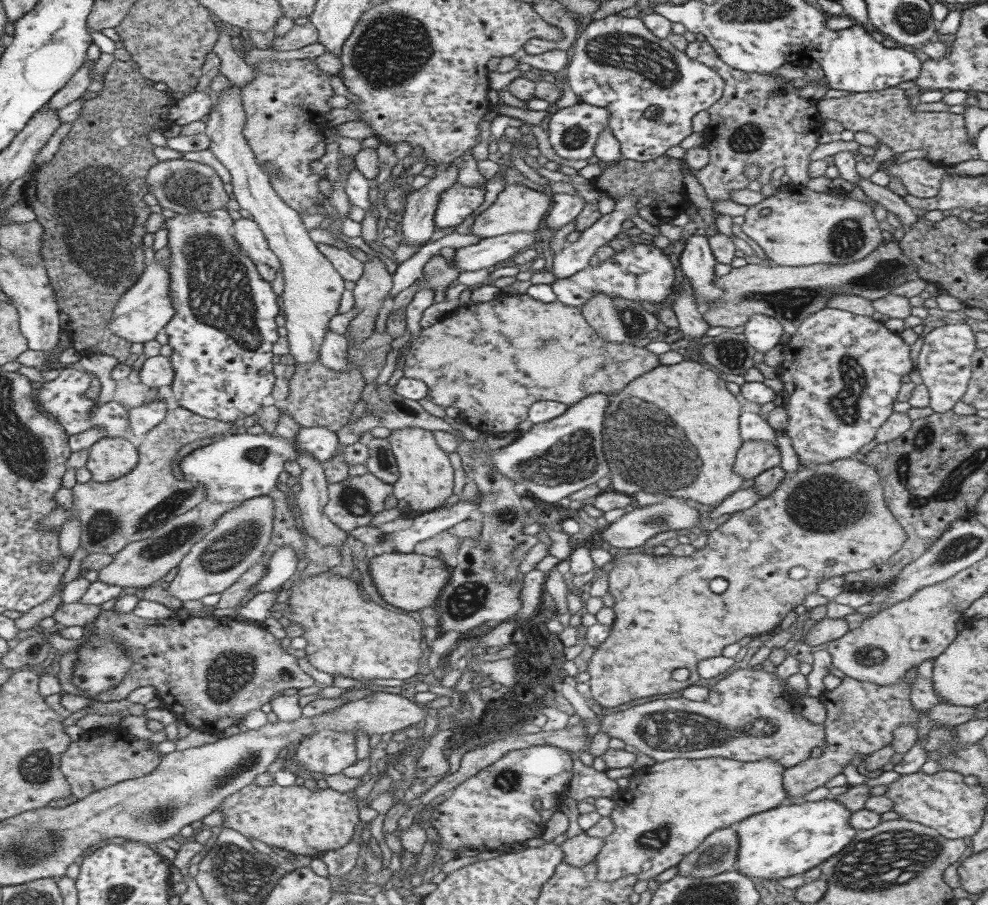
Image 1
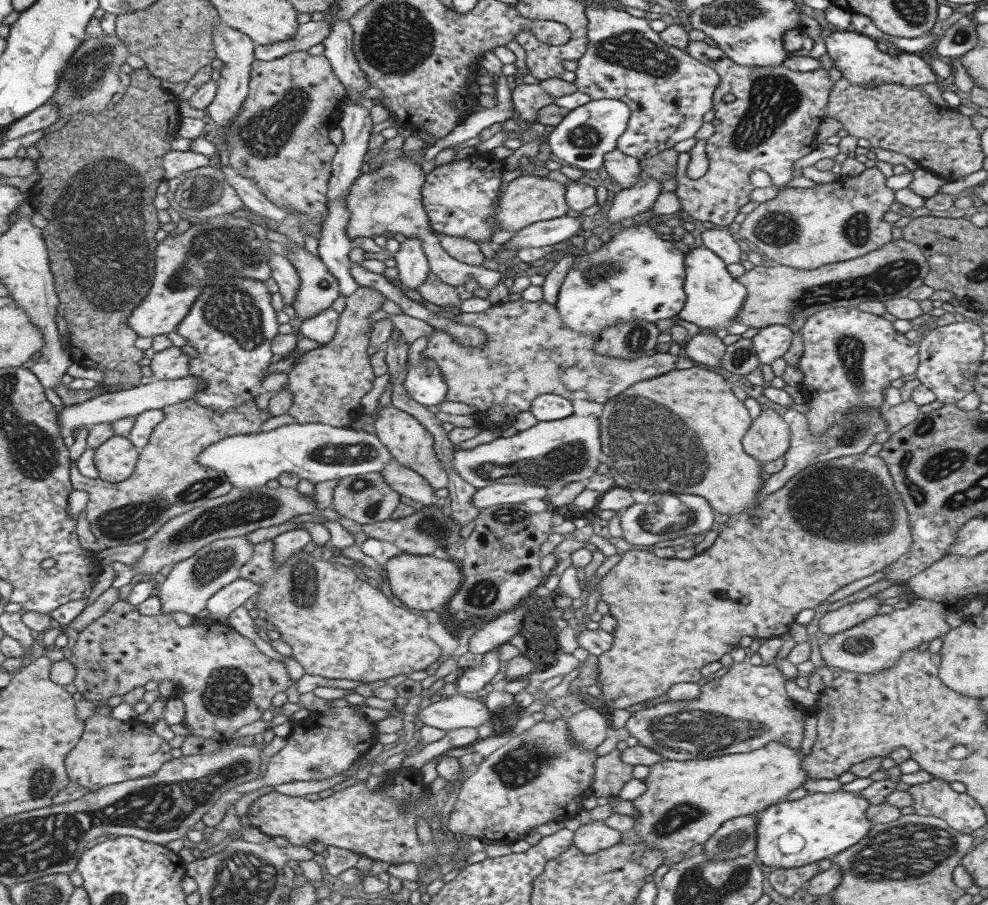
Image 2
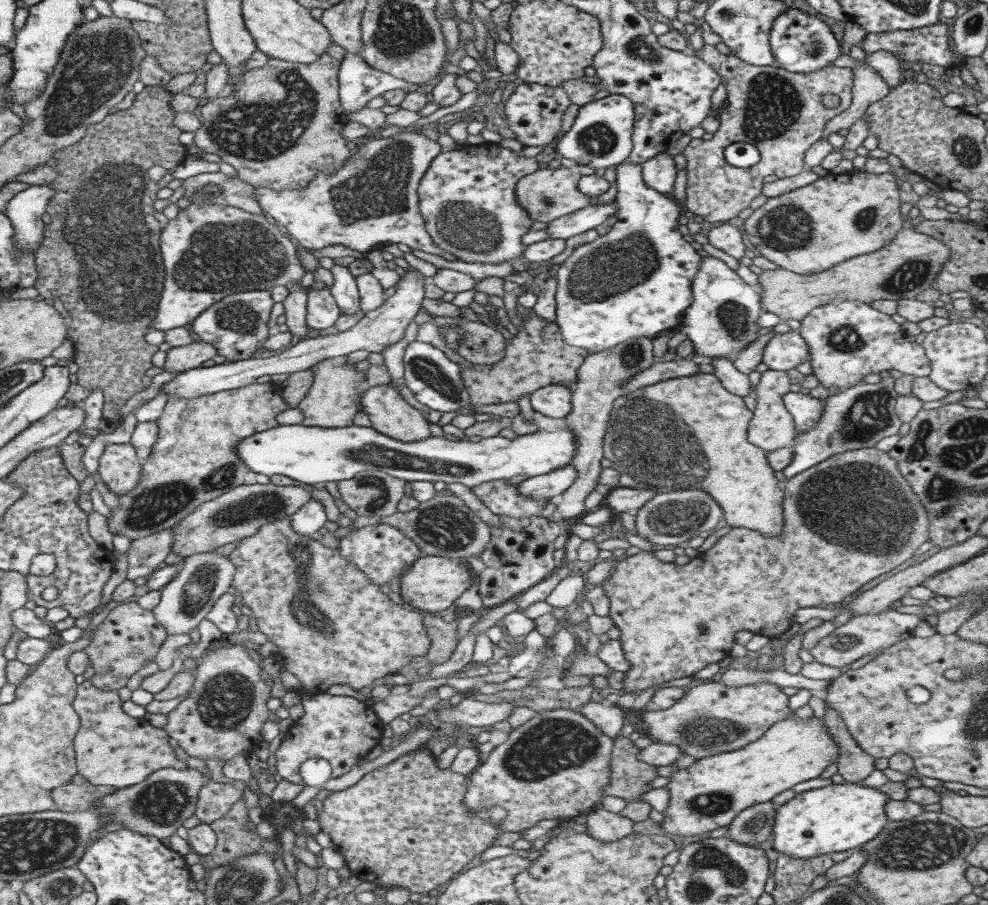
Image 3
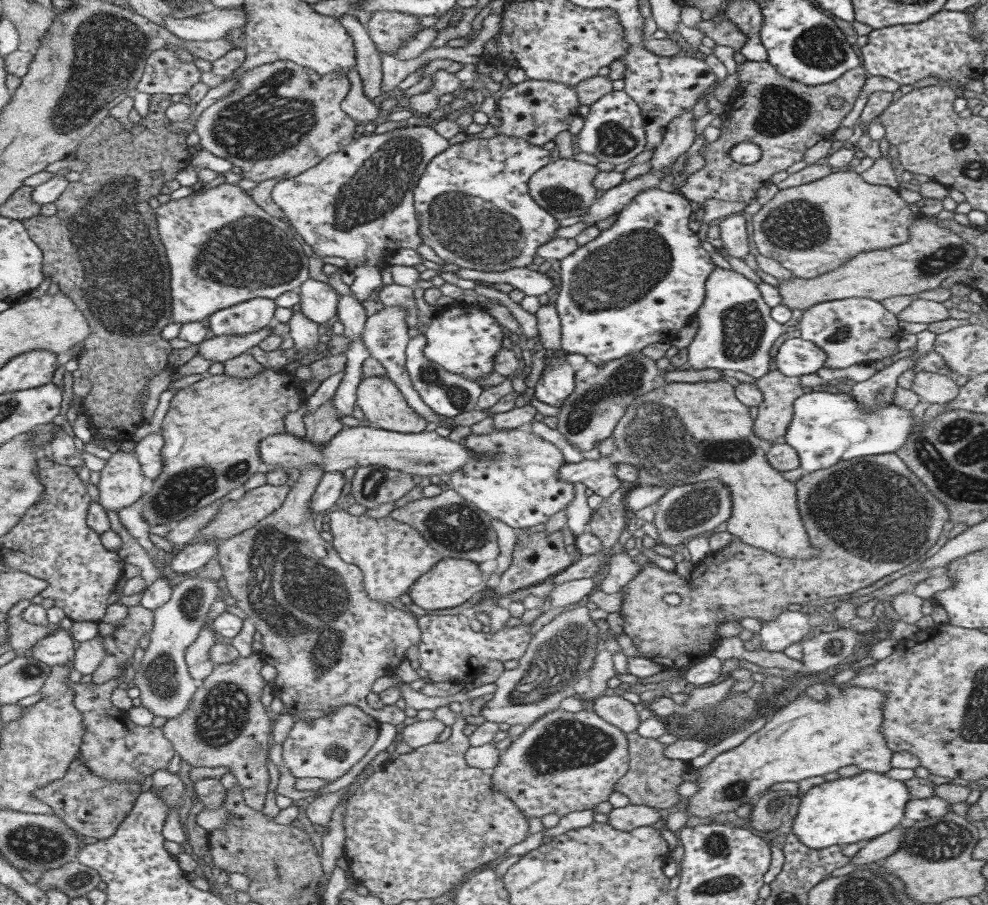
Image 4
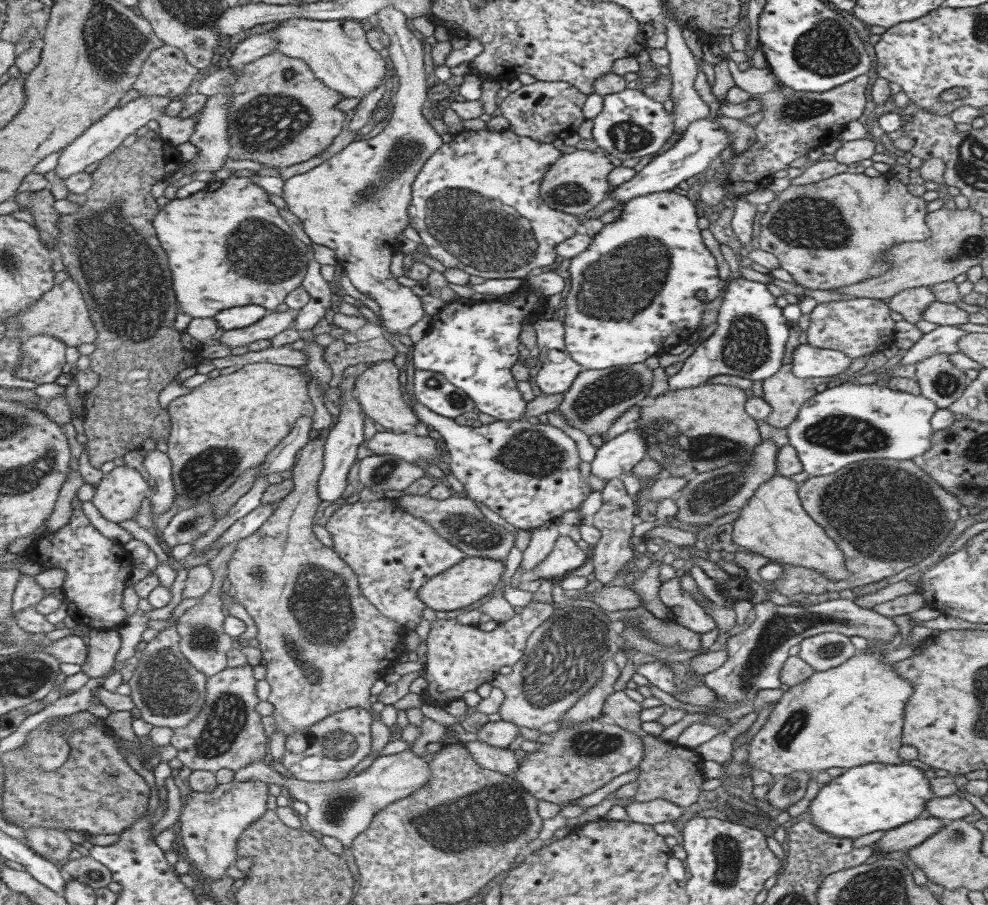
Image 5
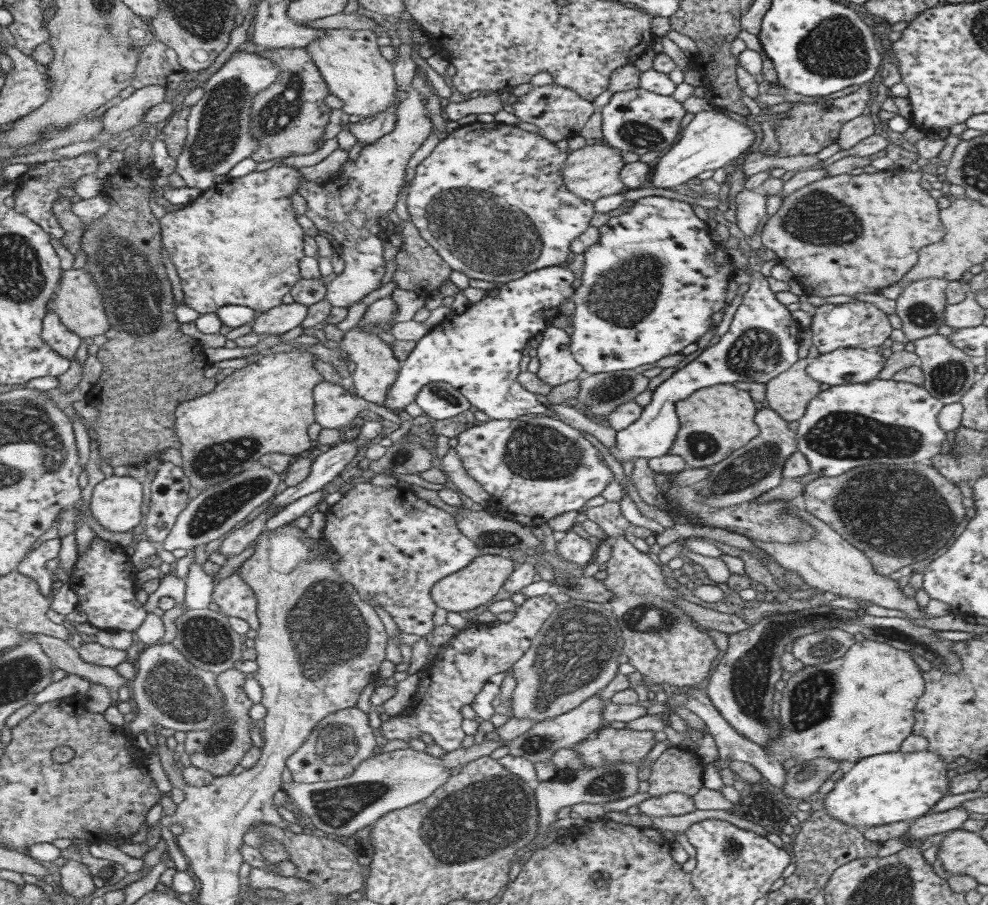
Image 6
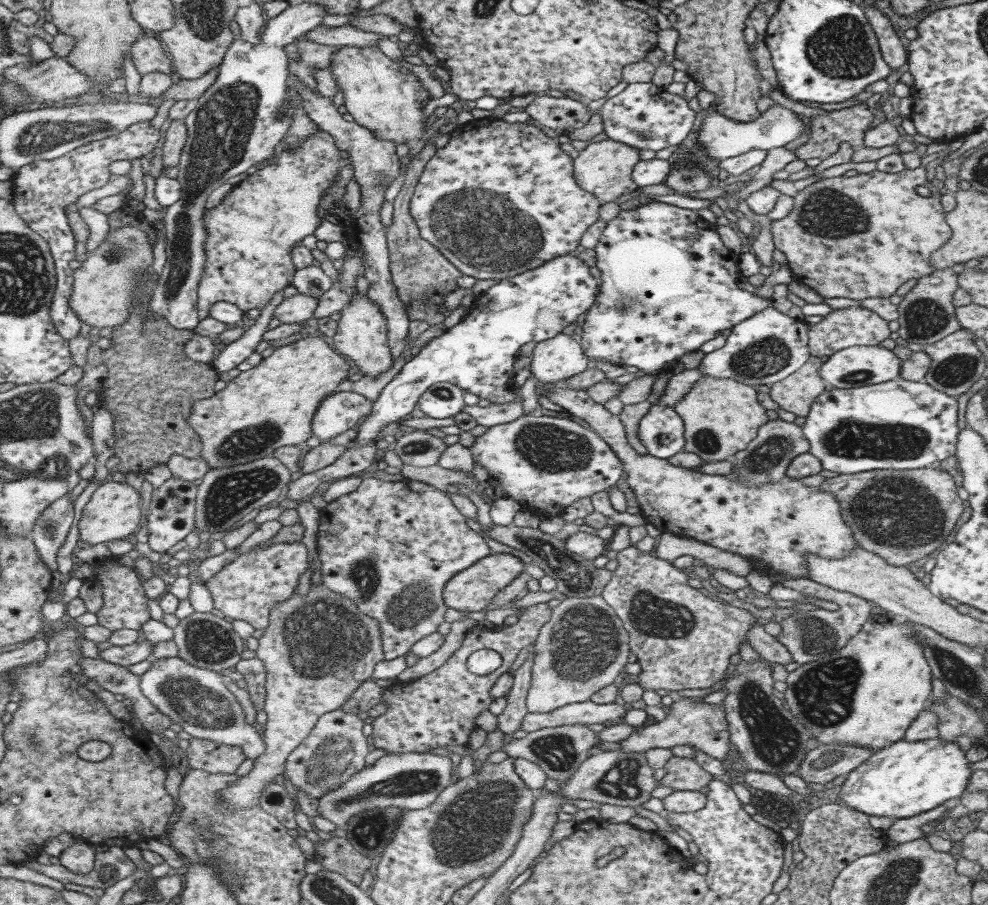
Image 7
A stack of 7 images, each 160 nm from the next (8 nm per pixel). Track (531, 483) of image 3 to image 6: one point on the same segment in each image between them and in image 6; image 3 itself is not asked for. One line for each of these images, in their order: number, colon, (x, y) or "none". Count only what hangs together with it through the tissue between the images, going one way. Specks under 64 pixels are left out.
4: (598, 476)
5: (614, 458)
6: (761, 341)

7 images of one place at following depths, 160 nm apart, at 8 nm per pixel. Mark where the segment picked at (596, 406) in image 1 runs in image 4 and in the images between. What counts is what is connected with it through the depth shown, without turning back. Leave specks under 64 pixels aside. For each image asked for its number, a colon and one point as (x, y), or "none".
2: (552, 453)
3: (307, 454)
4: (426, 454)

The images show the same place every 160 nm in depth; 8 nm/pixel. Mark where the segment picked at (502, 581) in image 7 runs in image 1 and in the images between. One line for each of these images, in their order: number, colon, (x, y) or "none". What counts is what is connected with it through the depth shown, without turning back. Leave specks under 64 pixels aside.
1: (410, 582)
2: (422, 582)
3: (432, 583)
4: (450, 582)
5: (472, 578)
6: (473, 585)

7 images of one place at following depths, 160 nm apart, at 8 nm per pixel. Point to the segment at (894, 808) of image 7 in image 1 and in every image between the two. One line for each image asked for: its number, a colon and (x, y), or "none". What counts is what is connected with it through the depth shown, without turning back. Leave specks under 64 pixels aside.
1: (789, 839)
2: (789, 834)
3: (839, 817)
4: (846, 810)
5: (874, 796)
6: (891, 787)

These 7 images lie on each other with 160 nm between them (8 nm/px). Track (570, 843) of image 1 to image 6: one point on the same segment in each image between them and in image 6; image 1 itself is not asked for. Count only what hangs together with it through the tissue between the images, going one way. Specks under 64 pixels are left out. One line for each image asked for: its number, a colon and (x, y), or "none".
2: (589, 838)
3: (600, 824)
4: (626, 818)
5: (659, 810)
6: (672, 804)

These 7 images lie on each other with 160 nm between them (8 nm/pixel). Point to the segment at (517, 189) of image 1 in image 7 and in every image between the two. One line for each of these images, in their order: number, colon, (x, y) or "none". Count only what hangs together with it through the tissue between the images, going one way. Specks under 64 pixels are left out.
2: (527, 199)
3: (546, 194)
4: (563, 188)
5: (576, 182)
6: (591, 172)
7: (603, 168)

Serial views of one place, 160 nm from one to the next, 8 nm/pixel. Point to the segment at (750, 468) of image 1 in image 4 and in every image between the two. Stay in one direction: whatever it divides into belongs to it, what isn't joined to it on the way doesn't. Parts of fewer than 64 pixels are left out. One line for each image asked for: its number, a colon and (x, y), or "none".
2: (767, 438)
3: (771, 427)
4: (774, 413)

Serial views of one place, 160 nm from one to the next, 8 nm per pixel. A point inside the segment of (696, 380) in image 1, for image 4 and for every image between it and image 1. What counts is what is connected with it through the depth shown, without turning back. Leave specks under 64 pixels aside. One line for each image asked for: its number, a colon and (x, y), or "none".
2: (697, 451)
3: (685, 433)
4: (680, 433)

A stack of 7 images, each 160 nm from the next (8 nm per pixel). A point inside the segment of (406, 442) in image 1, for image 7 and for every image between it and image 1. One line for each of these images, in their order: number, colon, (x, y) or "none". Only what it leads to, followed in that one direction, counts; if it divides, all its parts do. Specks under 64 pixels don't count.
2: (411, 445)
3: (388, 413)
4: (383, 405)
5: (377, 390)
6: (374, 369)
7: (360, 334)

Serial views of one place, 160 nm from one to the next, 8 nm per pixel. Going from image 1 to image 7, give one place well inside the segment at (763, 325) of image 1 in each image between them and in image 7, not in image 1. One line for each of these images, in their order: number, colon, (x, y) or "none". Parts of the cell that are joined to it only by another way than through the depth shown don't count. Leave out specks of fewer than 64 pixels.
2: (770, 342)
3: (783, 351)
4: (794, 357)
5: (807, 361)
6: (845, 365)
7: (856, 366)

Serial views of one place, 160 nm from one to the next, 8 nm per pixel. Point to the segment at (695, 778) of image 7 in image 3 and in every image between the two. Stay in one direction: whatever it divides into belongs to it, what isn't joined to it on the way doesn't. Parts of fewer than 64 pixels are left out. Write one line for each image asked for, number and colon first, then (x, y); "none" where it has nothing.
3: (628, 776)
4: (651, 779)
5: (668, 771)
6: (677, 769)

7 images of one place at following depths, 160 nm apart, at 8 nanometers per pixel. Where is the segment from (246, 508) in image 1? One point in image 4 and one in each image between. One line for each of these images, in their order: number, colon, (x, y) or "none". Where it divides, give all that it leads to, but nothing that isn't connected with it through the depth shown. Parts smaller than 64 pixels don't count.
2: (188, 585)
3: (201, 578)
4: (166, 688)

